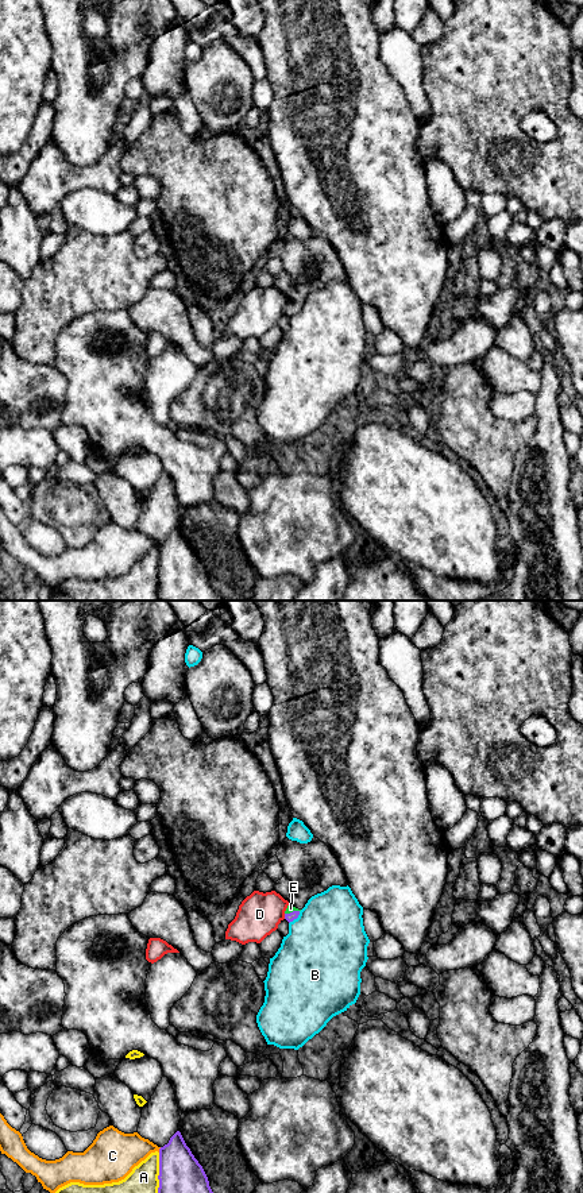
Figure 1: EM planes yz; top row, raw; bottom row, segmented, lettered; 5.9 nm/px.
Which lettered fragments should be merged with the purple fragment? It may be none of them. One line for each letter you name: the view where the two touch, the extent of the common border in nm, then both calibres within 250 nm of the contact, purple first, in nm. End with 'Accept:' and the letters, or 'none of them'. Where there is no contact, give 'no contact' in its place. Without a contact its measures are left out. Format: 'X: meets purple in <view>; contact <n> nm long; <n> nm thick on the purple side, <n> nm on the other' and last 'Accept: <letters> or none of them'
E: meets purple in yz; contact 90 nm long; 50 nm thick on the purple side, 50 nm on the other
Accept: E

